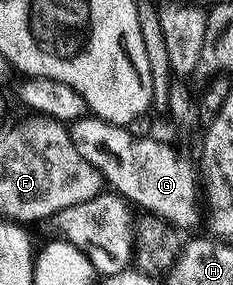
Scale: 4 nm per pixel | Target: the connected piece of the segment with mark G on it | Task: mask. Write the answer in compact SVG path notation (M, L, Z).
M85 116L80 118L78 121L73 122L69 125L68 128L69 134L71 136L71 142L74 144L75 148L78 149L78 152L81 153L82 158L84 160L89 161L91 166L99 171L101 175L101 179L107 184L107 182L111 185L109 186L115 193L119 194L120 197L124 198L125 201L128 201L131 205L135 207L142 207L142 210L145 213L150 213L155 215L158 218L163 219L169 225L176 227L177 229L183 230L182 228L192 228L194 227L200 220L200 198L202 202L202 192L198 190L198 180L200 181L199 171L196 170L193 164L182 154L180 154L176 150L176 146L173 143L156 141L153 138L140 138L134 137L130 135L127 127L122 127L118 125L112 125L109 122L103 121L100 118L95 116Z

